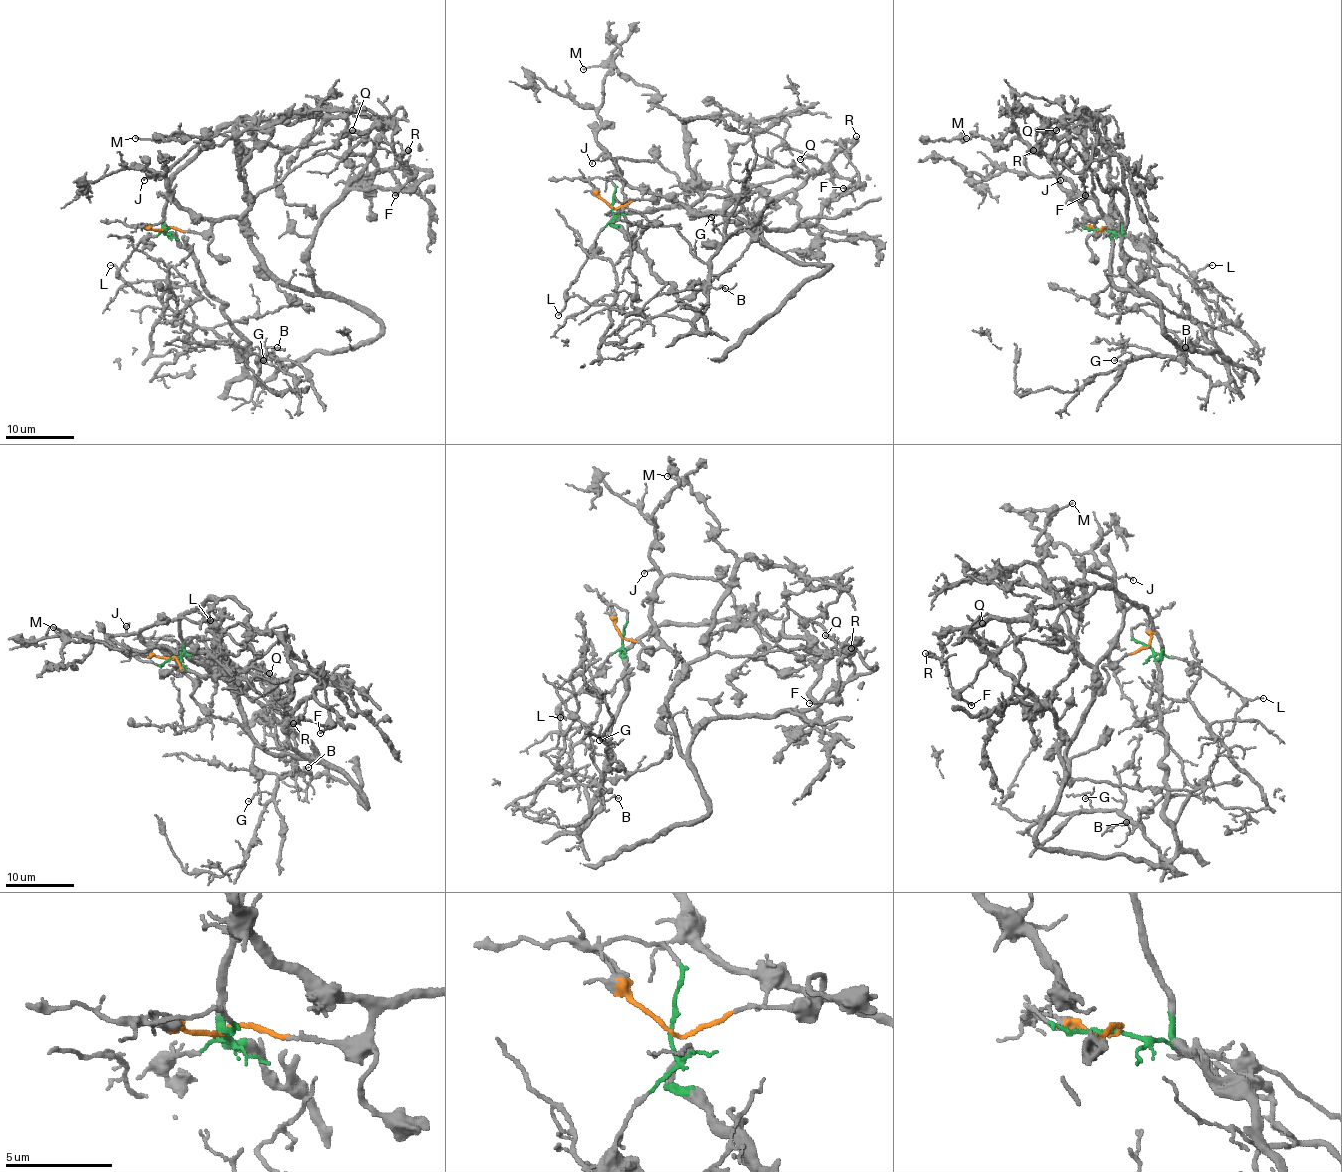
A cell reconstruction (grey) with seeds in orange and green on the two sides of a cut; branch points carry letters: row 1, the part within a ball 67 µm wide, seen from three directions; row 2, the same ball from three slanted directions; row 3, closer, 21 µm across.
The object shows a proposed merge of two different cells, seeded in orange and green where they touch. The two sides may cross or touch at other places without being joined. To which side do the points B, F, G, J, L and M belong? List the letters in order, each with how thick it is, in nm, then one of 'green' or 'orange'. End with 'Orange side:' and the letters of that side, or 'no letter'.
B: 110 nm | green
F: 140 nm | orange
G: 110 nm | green
J: 120 nm | orange
L: 120 nm | green
M: 120 nm | orange
Orange side: F, J, M

